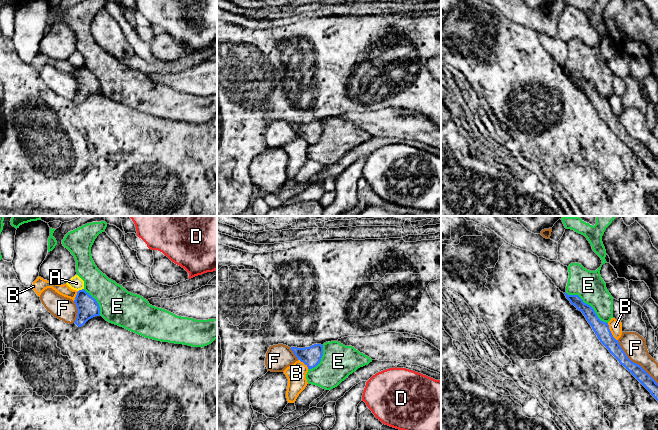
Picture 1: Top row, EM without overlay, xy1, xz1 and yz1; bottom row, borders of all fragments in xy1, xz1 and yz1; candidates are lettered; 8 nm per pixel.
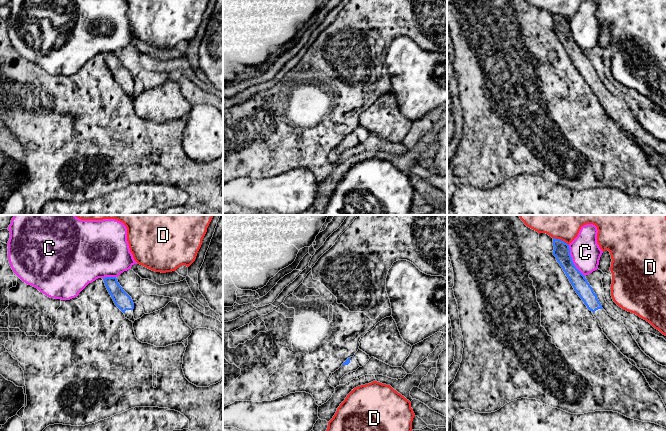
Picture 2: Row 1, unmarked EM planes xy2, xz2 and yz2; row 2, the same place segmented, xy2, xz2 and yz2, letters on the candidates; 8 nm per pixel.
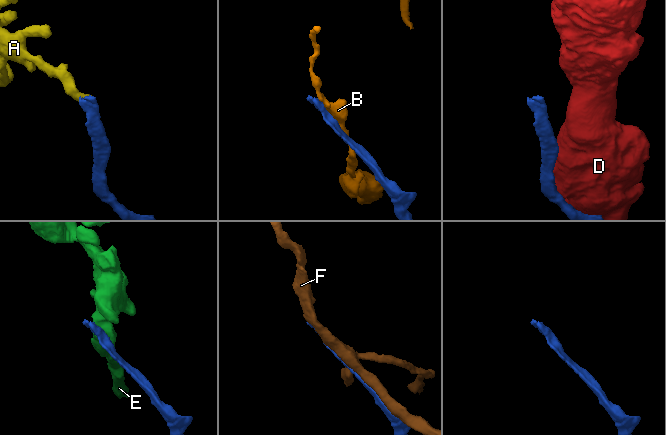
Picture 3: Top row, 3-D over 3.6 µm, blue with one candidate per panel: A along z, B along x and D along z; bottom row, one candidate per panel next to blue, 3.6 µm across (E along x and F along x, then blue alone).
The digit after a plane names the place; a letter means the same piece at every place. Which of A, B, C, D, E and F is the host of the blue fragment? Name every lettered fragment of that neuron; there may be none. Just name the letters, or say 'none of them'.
none of them

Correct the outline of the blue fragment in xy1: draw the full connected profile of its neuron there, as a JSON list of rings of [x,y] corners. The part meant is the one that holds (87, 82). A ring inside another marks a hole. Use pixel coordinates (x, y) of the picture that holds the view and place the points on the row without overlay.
[[[84,65],[79,66],[74,76],[77,82],[77,94],[75,100],[78,103],[83,102],[89,95],[100,92],[100,83],[96,75],[94,75]]]

